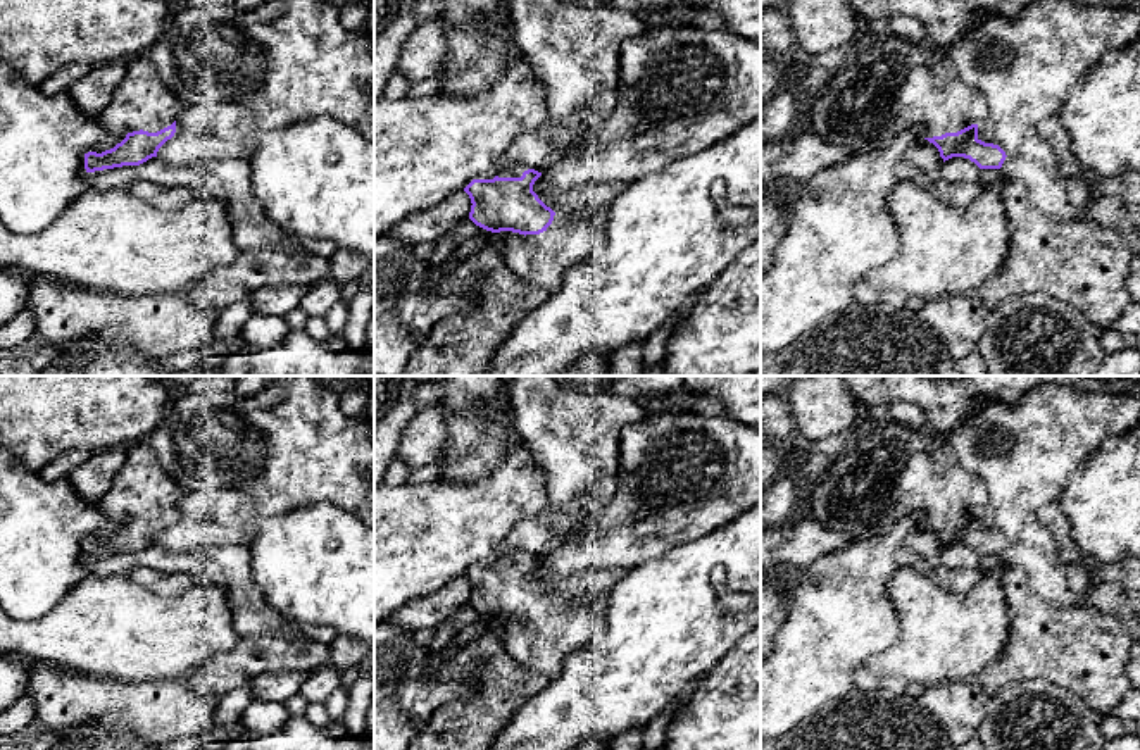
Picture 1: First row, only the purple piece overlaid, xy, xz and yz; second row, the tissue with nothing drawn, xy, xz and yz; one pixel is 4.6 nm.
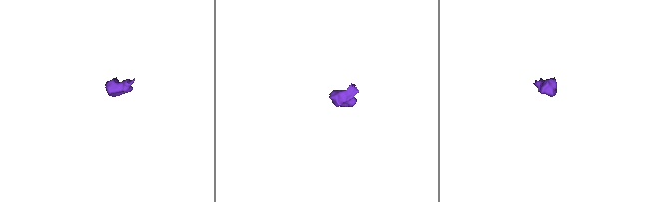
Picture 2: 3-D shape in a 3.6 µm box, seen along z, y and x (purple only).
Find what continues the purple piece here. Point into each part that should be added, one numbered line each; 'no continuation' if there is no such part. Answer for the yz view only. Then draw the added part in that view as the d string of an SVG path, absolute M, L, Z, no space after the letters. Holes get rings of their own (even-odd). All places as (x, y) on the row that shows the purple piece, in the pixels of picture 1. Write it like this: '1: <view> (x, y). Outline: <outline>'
1: yz (889, 85). Outline: M888 31L866 36L854 47L849 60L812 97L811 121L824 141L868 153L890 147L907 129L921 129L923 138L933 138L980 124L987 116L987 98L959 78L940 48Z
2: yz (1051, 192). Outline: M1031 128L1019 148L1005 157L1000 171L1004 178L1024 184L1030 203L1043 216L1055 221L1087 219L1090 207L1087 183L1061 172L1055 153L1037 128Z

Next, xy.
1: xy (142, 100). Outline: M143 55L128 59L126 76L112 100L97 119L109 133L157 133L171 126L183 112L181 100L159 79Z

